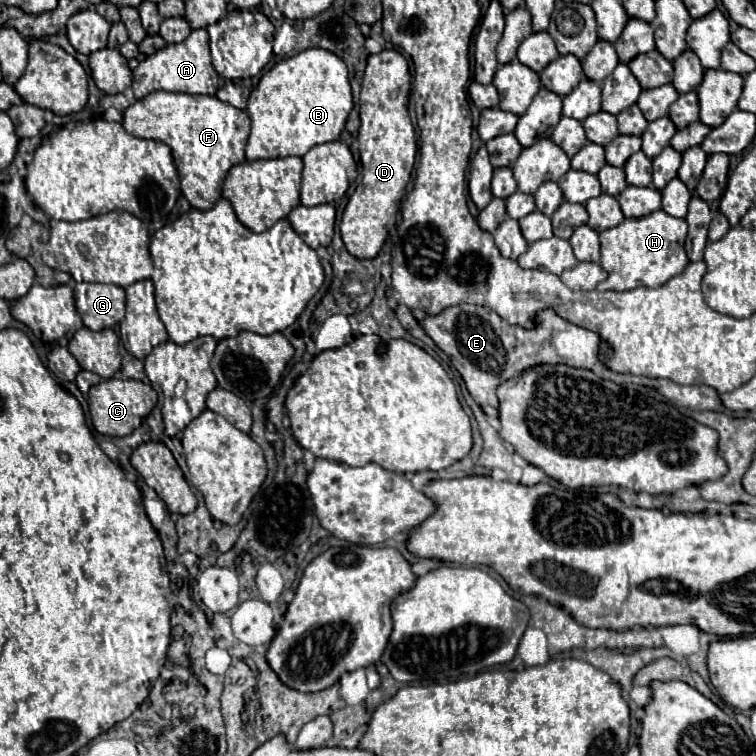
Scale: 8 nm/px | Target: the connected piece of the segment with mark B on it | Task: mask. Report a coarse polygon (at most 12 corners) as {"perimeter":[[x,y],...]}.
{"perimeter":[[326,49],[278,61],[248,97],[246,159],[340,139],[348,69]]}

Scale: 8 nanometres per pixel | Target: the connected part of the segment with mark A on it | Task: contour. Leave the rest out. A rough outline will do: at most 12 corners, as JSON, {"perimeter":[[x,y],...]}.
{"perimeter":[[206,29],[134,69],[132,91],[214,95]]}

